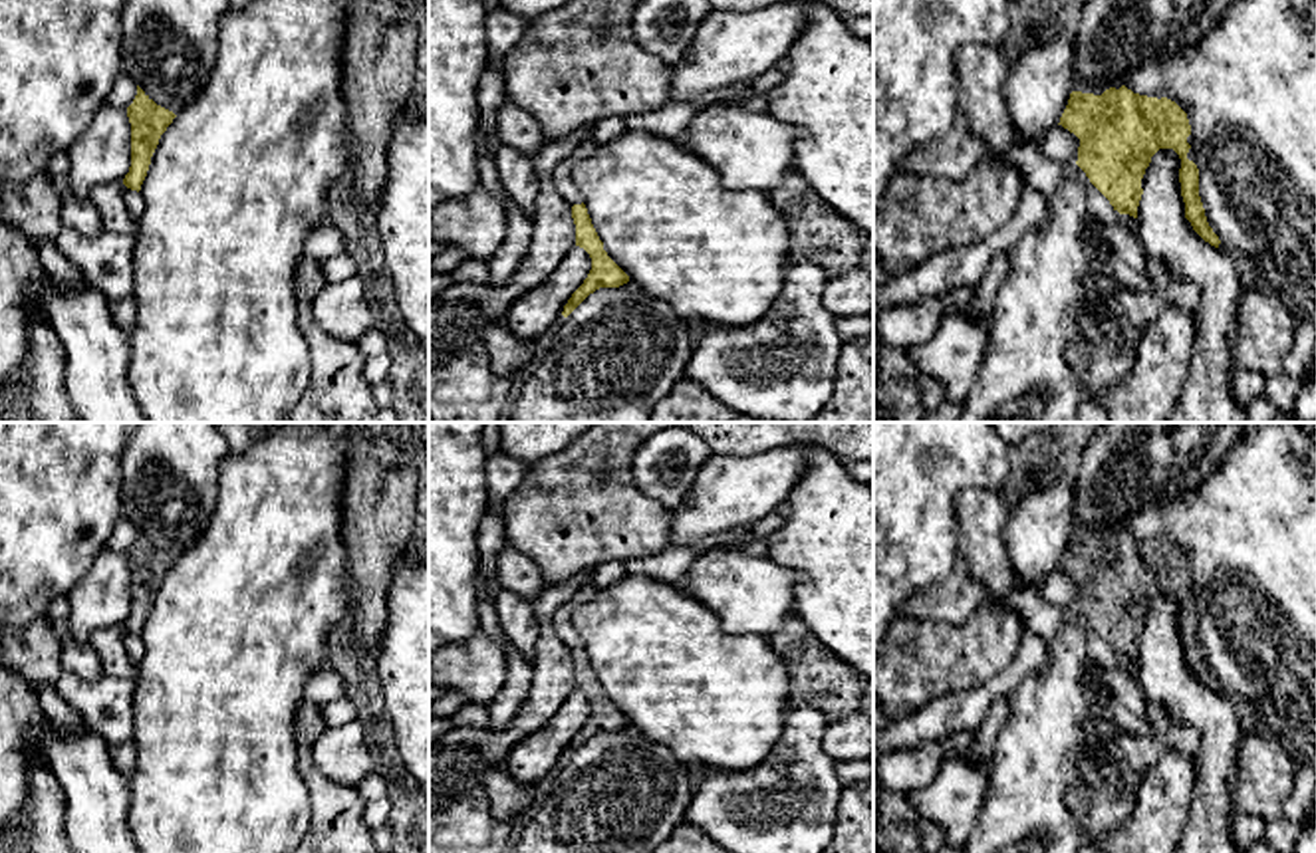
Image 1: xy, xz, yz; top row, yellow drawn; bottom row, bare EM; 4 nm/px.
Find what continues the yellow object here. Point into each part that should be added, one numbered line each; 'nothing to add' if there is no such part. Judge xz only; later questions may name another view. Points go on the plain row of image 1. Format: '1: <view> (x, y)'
1: xz (562, 619)

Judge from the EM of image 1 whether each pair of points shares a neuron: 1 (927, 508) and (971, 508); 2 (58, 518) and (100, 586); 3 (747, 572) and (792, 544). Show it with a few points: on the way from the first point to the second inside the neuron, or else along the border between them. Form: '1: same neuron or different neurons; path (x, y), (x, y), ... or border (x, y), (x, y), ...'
1: different neurons; border (995, 488), (959, 492), (957, 554)
2: different neurons; border (104, 546), (66, 594)
3: different neurons; border (767, 554), (806, 578), (794, 590), (794, 598)

